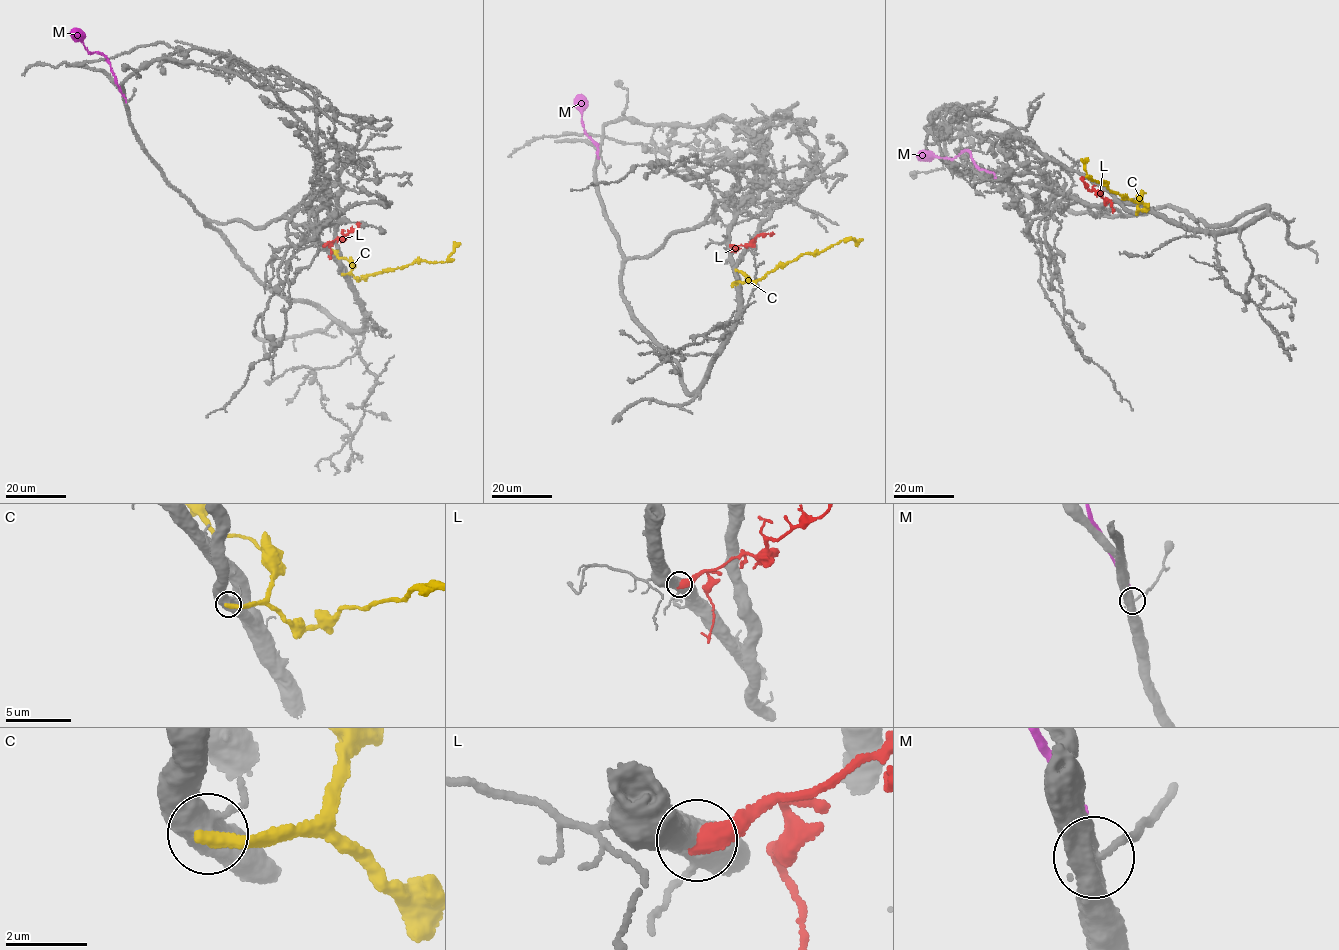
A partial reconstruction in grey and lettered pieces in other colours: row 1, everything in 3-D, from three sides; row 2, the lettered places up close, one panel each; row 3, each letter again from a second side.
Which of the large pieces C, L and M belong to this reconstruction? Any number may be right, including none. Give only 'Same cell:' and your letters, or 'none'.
Same cell: none

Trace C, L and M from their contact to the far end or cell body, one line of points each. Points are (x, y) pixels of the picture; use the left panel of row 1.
C: (342, 274), (360, 279), (425, 260), (446, 261), (456, 243)
L: (323, 245), (356, 229), (358, 222)
M: (126, 102), (109, 61), (96, 52), (88, 52), (79, 39), (75, 38), (73, 30)

